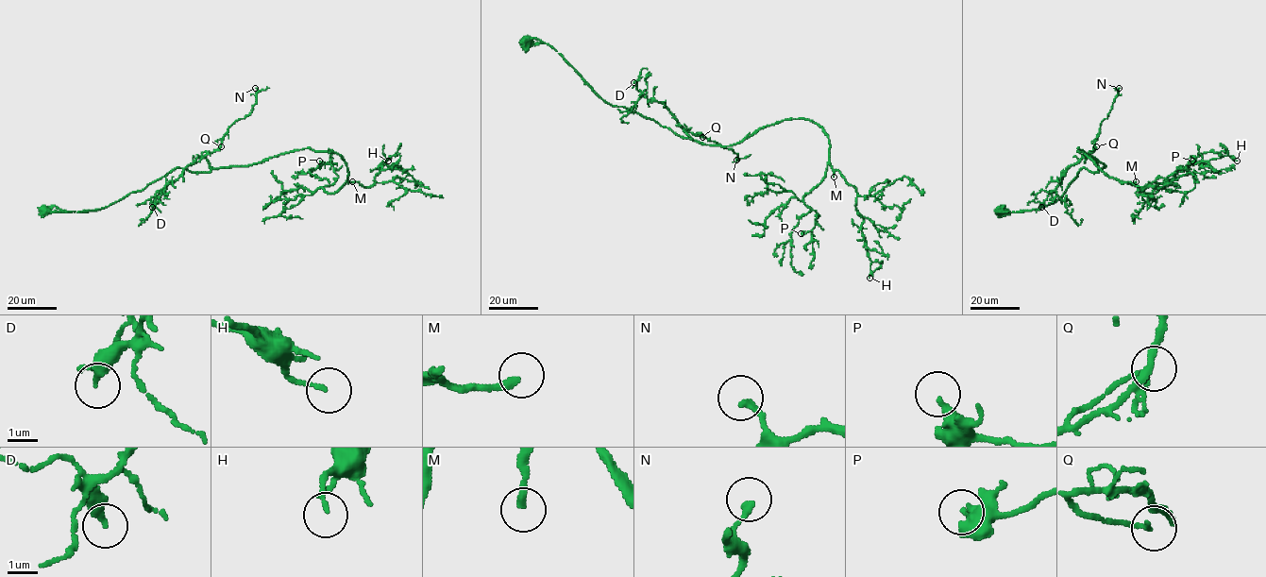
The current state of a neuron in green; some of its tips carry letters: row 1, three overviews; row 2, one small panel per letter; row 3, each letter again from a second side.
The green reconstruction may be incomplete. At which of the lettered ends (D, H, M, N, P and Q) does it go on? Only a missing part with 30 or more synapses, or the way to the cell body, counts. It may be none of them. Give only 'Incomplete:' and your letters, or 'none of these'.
Incomplete: M

